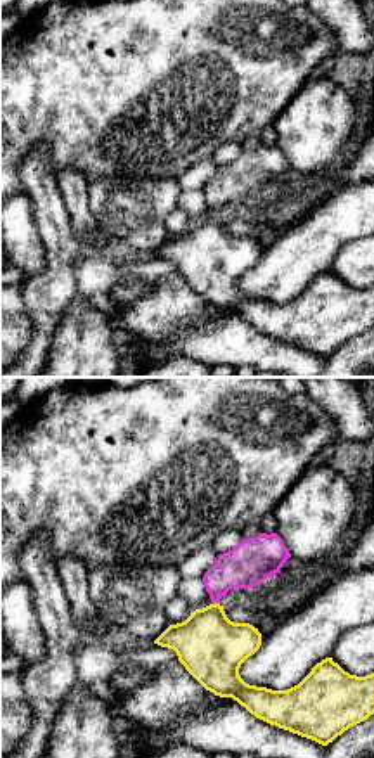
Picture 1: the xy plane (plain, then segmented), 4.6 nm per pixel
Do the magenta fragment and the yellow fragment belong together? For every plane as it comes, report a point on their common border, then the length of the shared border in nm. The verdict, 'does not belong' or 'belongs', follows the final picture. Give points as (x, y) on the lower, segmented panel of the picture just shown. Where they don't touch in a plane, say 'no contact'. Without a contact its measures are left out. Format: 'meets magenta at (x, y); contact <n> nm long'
no contact

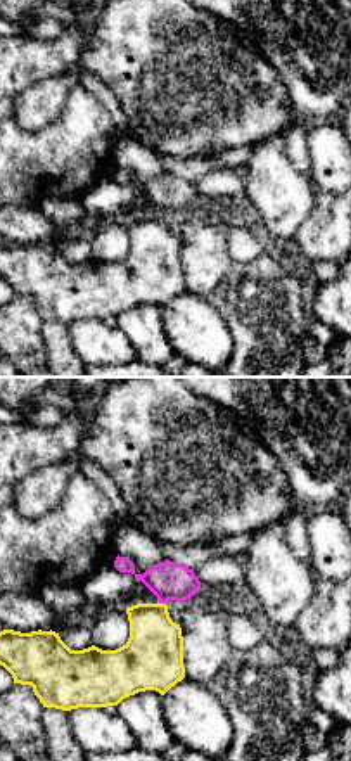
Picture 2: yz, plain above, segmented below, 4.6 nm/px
meets magenta at (161, 602); contact 40 nm long

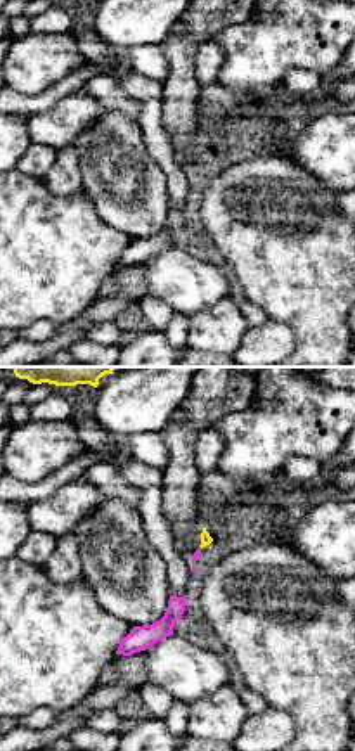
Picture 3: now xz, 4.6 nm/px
no contact

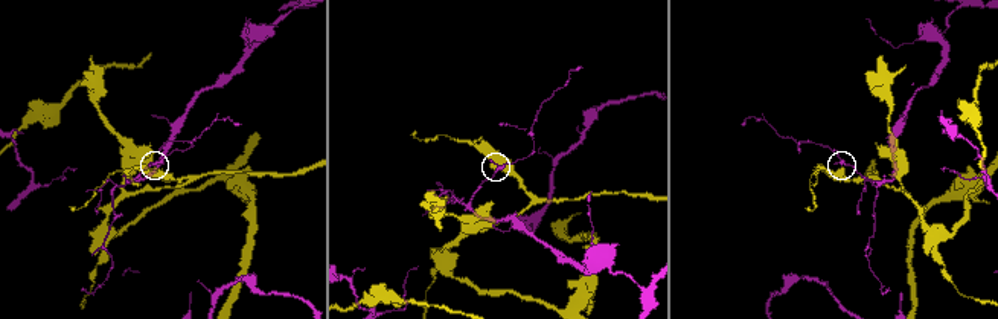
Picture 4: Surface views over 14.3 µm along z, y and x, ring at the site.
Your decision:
does not belong

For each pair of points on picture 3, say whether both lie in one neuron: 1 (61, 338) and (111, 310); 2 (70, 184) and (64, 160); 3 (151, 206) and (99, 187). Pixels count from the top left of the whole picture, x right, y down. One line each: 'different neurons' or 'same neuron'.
1: same neuron
2: same neuron
3: same neuron

